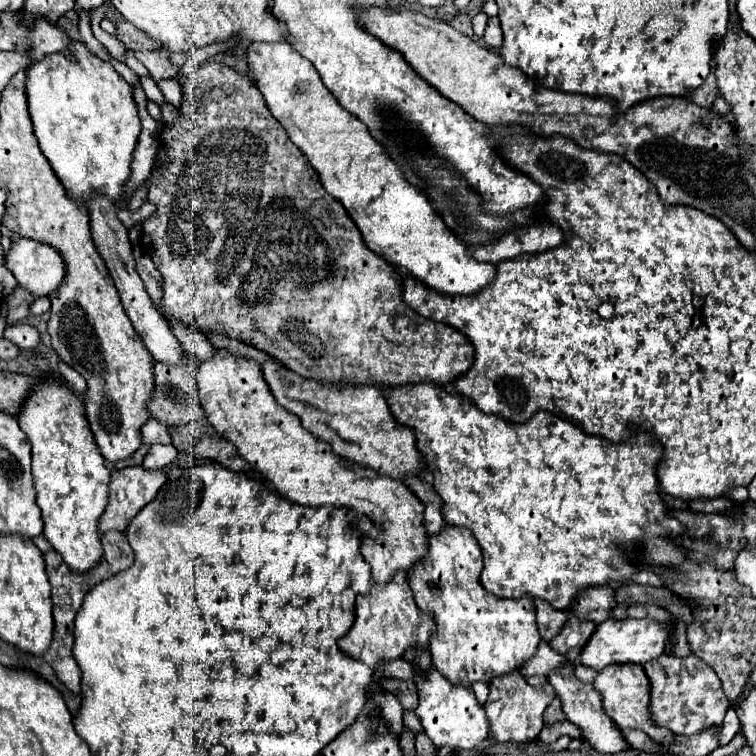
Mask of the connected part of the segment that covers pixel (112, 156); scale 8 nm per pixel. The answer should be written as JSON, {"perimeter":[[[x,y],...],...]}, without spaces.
{"perimeter":[[[73,40],[73,60],[61,56],[47,56],[37,64],[27,68],[27,106],[35,136],[39,140],[41,152],[51,162],[57,178],[65,186],[73,200],[87,202],[91,192],[103,192],[111,200],[119,200],[123,194],[123,184],[131,174],[133,150],[137,146],[137,136],[141,132],[141,120],[133,100],[133,88],[113,70],[113,66],[97,58],[83,42]]]}

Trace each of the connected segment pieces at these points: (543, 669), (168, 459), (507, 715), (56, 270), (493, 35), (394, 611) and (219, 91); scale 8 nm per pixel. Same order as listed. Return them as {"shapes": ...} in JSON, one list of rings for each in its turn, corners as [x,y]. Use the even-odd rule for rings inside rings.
{"shapes":[[[[541,640],[541,644],[537,646],[537,652],[535,652],[535,656],[533,656],[533,660],[527,660],[527,662],[525,662],[525,668],[521,668],[521,674],[523,674],[523,676],[531,676],[531,674],[541,674],[541,676],[545,676],[545,674],[551,672],[551,670],[561,668],[565,662],[567,662],[565,656],[553,652],[551,646],[549,646],[545,640]]],[[[153,444],[143,460],[143,468],[147,470],[155,470],[155,468],[165,468],[167,464],[171,464],[177,456],[175,446],[163,446],[163,444]]],[[[511,672],[509,676],[495,676],[489,682],[489,696],[483,704],[489,730],[493,732],[493,740],[497,742],[533,742],[543,730],[543,712],[549,702],[555,698],[555,692],[549,684],[541,684],[537,688],[529,686],[519,672]]],[[[25,238],[11,242],[11,248],[5,252],[5,266],[13,272],[17,282],[25,286],[35,298],[49,296],[63,282],[63,276],[65,276],[63,258],[55,248],[49,248],[47,244],[39,244],[35,240],[25,240]]],[[[489,18],[483,40],[485,40],[485,46],[487,48],[499,48],[501,46],[501,26],[499,26],[499,18]]],[[[403,570],[395,572],[395,576],[387,582],[387,586],[379,588],[373,584],[371,594],[359,595],[356,599],[355,615],[353,628],[349,630],[347,636],[339,640],[339,648],[351,658],[365,662],[373,670],[383,660],[389,662],[401,658],[403,652],[411,646],[419,650],[427,650],[431,632],[435,630],[433,616],[425,612],[419,612],[417,616],[417,604],[407,584],[407,572]]],[[[219,62],[203,64],[197,74],[189,74],[183,80],[183,90],[185,102],[179,110],[181,122],[175,122],[173,126],[165,124],[159,134],[155,164],[147,180],[147,202],[155,204],[157,210],[143,222],[141,236],[145,254],[153,260],[163,278],[163,308],[167,316],[175,316],[175,320],[193,326],[201,332],[217,332],[229,338],[237,338],[239,342],[255,346],[257,350],[281,360],[289,370],[323,382],[349,382],[353,386],[377,388],[403,386],[409,382],[435,382],[443,386],[471,368],[475,352],[467,336],[443,322],[419,316],[403,302],[401,274],[395,272],[395,268],[387,260],[383,260],[365,246],[359,228],[355,226],[343,204],[325,192],[317,178],[317,172],[307,162],[305,154],[289,140],[283,126],[271,116],[261,92],[255,88],[255,82],[249,80],[249,76],[243,76]]]]}

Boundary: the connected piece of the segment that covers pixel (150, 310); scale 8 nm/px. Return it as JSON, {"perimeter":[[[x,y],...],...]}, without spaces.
{"perimeter":[[[97,196],[97,200],[93,200],[93,204],[89,204],[89,218],[91,218],[91,236],[93,236],[93,242],[95,242],[95,248],[97,252],[101,254],[113,282],[115,282],[115,288],[121,296],[121,304],[133,324],[133,328],[137,330],[137,334],[141,336],[141,340],[145,342],[147,350],[153,354],[155,360],[159,362],[167,362],[167,364],[177,364],[181,362],[181,358],[185,356],[185,348],[181,348],[179,340],[173,336],[167,320],[155,310],[145,286],[143,286],[143,280],[139,278],[139,274],[135,272],[135,260],[133,260],[133,254],[131,254],[131,244],[129,244],[129,238],[127,238],[127,230],[125,226],[119,222],[117,218],[117,210],[113,208],[113,204],[109,204],[109,200],[105,200],[105,196]]]}

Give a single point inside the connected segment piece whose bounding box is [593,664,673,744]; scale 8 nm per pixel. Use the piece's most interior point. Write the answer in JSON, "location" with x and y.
{"location":[624,688]}

